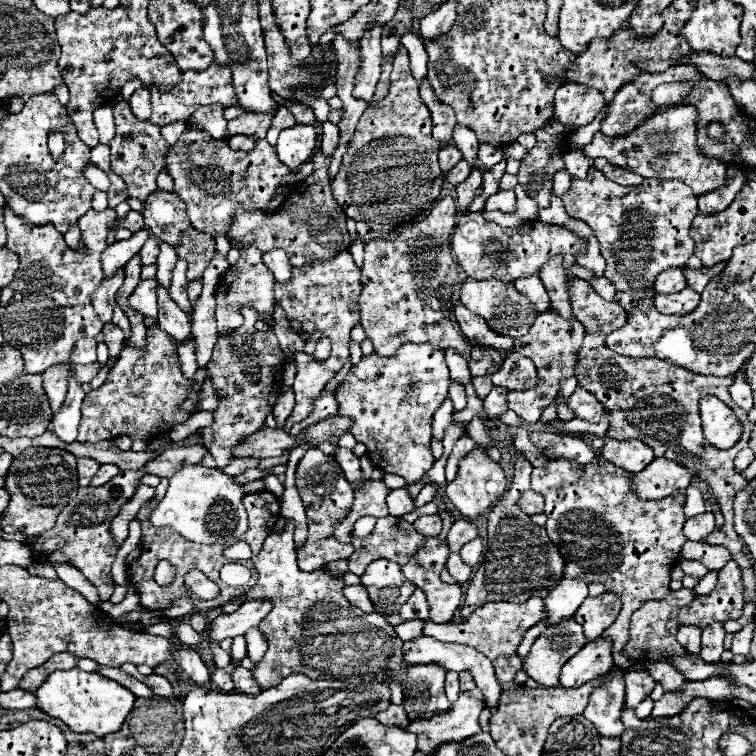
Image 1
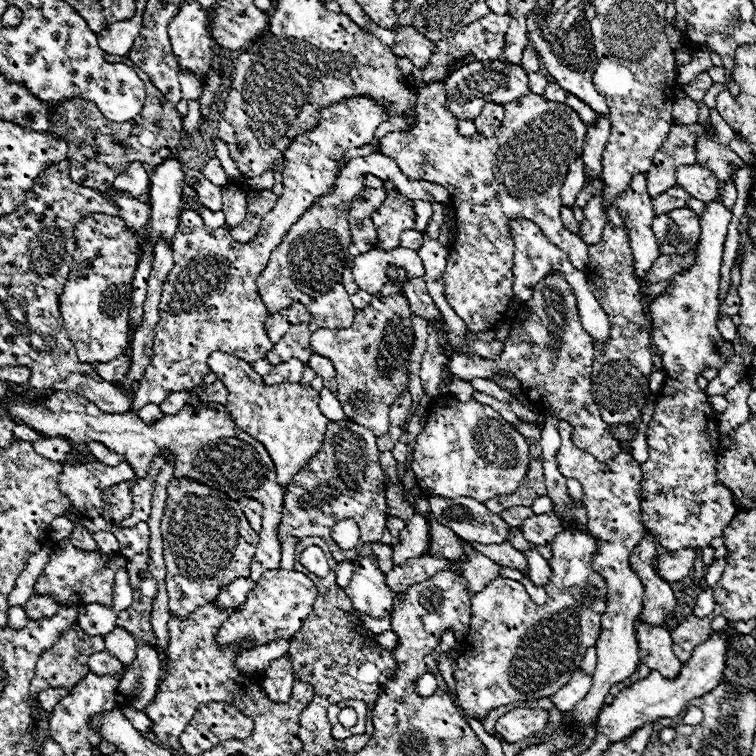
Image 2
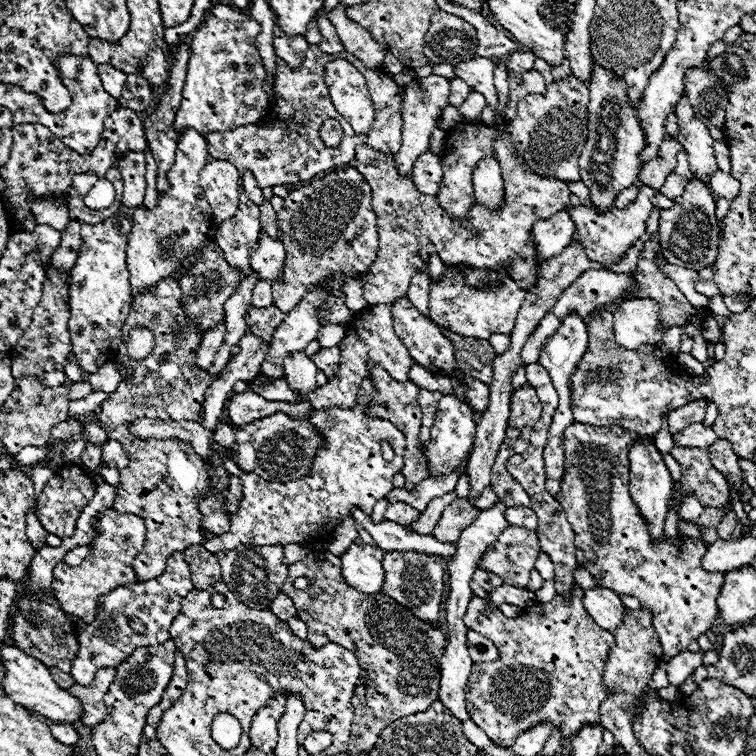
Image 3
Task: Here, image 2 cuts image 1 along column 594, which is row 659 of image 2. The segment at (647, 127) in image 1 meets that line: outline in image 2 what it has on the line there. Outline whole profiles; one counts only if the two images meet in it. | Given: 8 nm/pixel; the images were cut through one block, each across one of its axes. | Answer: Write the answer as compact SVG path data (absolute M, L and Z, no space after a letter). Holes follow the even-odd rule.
M138 646L134 662L126 668L124 678L120 680L118 692L126 698L126 702L136 710L146 710L156 698L156 690L160 686L162 668L158 660L158 652L154 646Z

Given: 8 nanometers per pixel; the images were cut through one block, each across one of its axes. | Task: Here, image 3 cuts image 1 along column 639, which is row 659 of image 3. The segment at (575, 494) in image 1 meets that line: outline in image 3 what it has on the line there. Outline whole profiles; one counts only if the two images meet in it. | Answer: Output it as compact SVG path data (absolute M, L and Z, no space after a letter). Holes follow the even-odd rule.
M576 584L572 588L570 602L564 602L562 596L556 594L552 602L538 602L534 606L528 606L516 618L504 616L498 608L488 608L486 620L478 620L478 612L482 610L482 598L474 596L470 600L464 624L474 632L484 634L486 638L492 638L492 642L496 642L496 648L500 650L500 658L496 662L478 662L472 666L466 688L466 710L472 722L476 722L476 726L480 726L488 734L488 738L496 742L496 746L510 748L518 734L544 720L552 720L564 736L572 736L586 724L600 722L600 704L612 692L604 686L604 668L612 646L616 646L616 638L612 632L600 628L594 622L594 618L586 612L582 604L582 598L584 590Z

